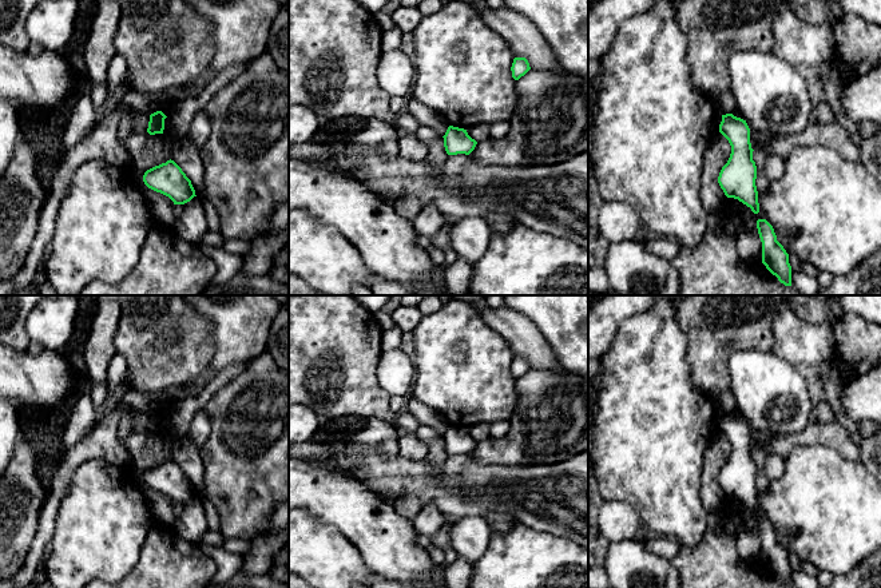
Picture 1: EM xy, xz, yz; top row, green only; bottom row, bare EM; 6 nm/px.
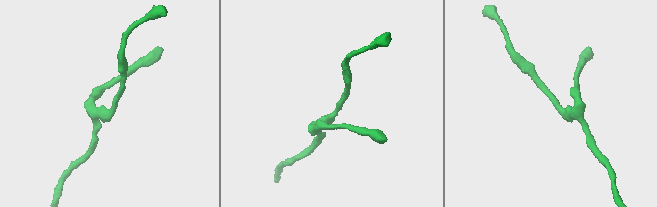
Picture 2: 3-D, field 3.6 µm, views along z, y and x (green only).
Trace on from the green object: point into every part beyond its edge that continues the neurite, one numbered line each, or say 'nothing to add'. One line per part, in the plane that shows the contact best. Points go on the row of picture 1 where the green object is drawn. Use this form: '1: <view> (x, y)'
nothing to add

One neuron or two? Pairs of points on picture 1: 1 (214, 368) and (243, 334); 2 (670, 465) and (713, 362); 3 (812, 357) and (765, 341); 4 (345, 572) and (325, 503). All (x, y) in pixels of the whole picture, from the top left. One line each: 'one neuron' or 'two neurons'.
1: one neuron
2: two neurons
3: two neurons
4: two neurons

